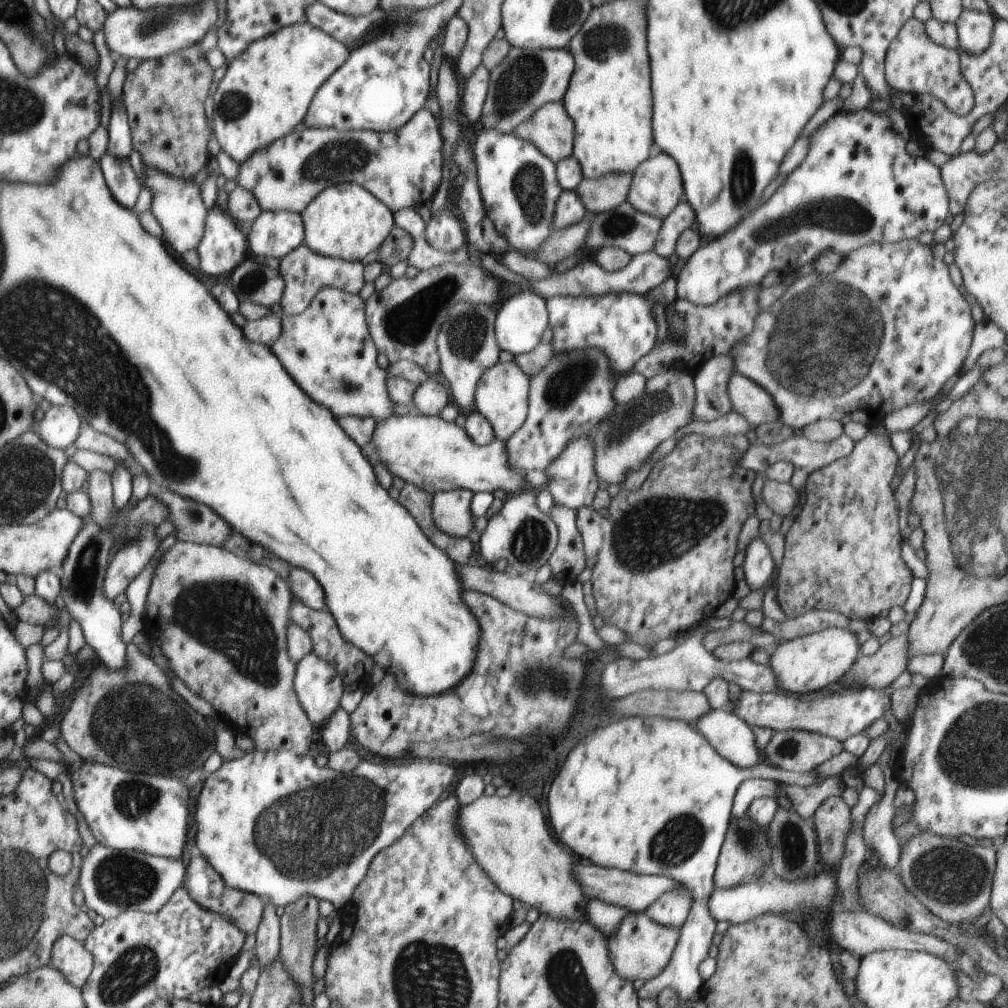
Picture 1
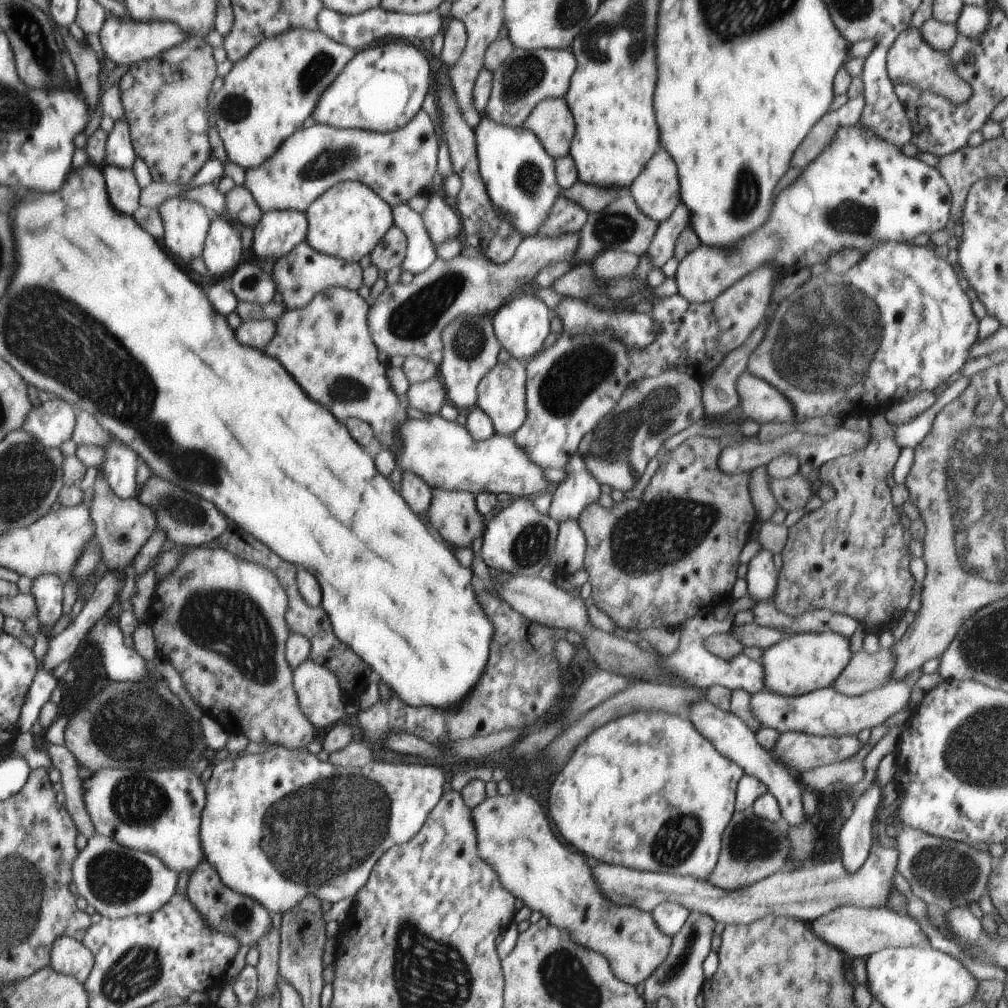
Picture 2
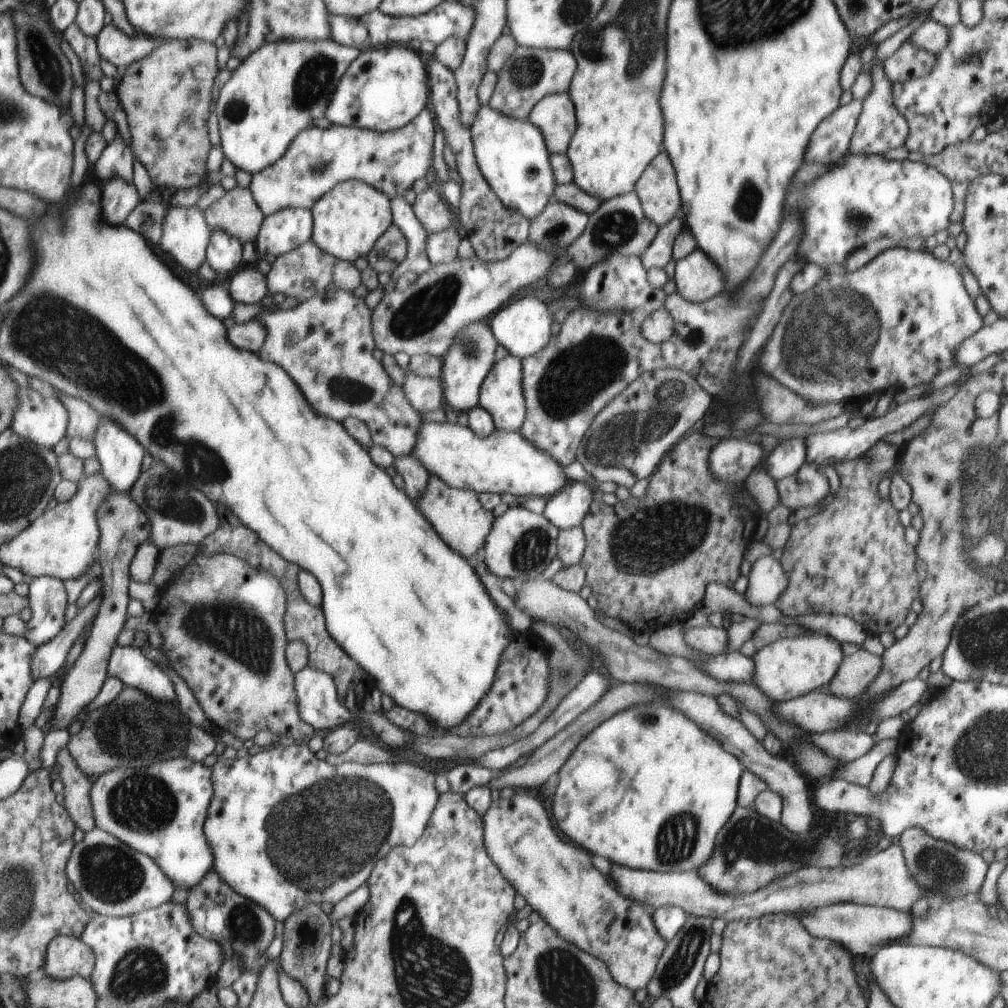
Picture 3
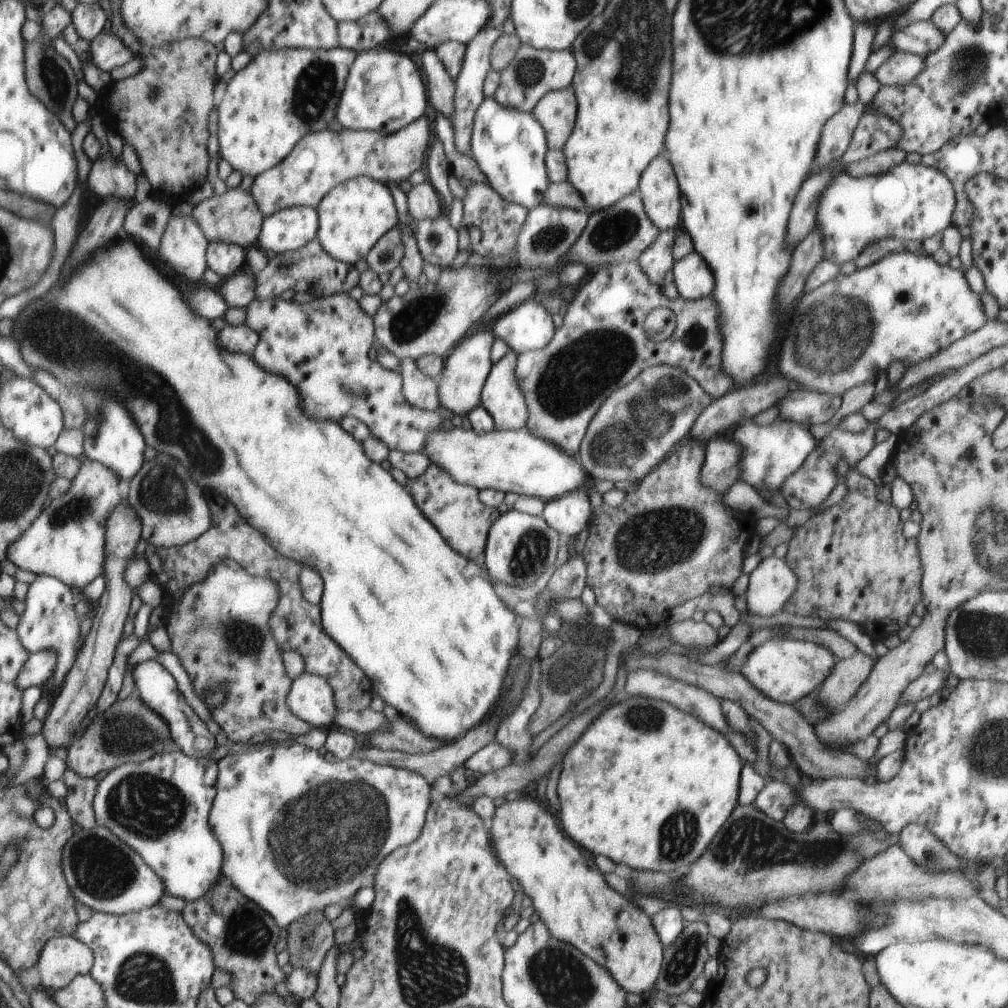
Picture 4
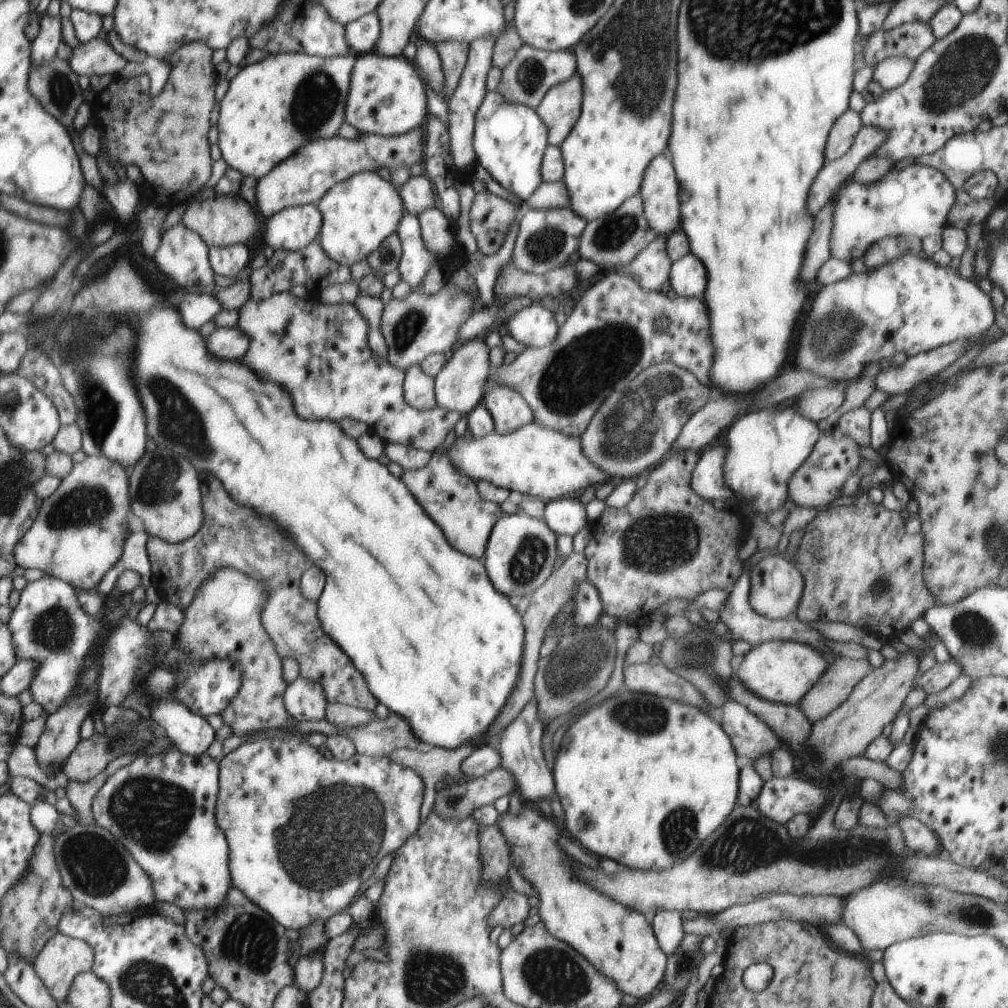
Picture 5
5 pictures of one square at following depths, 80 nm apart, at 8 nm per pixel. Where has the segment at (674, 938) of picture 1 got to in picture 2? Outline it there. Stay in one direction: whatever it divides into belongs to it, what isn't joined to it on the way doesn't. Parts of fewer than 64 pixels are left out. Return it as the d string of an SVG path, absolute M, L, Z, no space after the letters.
M513 790L508 795L486 797L470 810L479 855L494 869L500 884L516 899L520 898L532 911L538 911L554 926L568 931L578 944L603 954L617 979L631 985L640 984L652 976L656 968L664 962L670 952L672 937L658 928L649 912L604 900L603 893L593 879L591 868L586 864L586 858L556 838L544 809L532 796Z

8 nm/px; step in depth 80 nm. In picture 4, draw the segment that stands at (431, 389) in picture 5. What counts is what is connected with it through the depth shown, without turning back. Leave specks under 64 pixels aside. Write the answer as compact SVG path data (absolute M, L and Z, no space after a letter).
M402 359L400 364L404 398L425 412L440 408L438 379L422 374L412 359Z

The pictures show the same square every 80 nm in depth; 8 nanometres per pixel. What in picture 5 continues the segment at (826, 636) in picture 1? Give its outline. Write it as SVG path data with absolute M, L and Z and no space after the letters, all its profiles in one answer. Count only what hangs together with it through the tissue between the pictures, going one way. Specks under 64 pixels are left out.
M773 640L752 647L752 650L745 654L736 671L736 678L746 690L764 700L796 705L800 704L803 696L820 680L829 664L826 656L810 643Z

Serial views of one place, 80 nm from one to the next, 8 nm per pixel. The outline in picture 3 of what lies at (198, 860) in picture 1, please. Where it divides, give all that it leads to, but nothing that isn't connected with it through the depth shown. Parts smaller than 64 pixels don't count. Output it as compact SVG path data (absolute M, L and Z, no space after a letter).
M214 868L189 890L186 906L195 931L210 940L218 941L223 948L225 960L236 955L241 958L245 970L259 976L261 968L270 961L264 953L274 940L275 920L265 908L229 887Z

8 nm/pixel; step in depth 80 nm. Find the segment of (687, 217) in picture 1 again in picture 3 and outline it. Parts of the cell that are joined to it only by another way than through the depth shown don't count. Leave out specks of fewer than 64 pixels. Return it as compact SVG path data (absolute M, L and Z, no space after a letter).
M676 214L666 224L659 227L650 246L641 254L644 268L664 268L673 258L673 246L676 237L682 232L686 224L680 214Z

